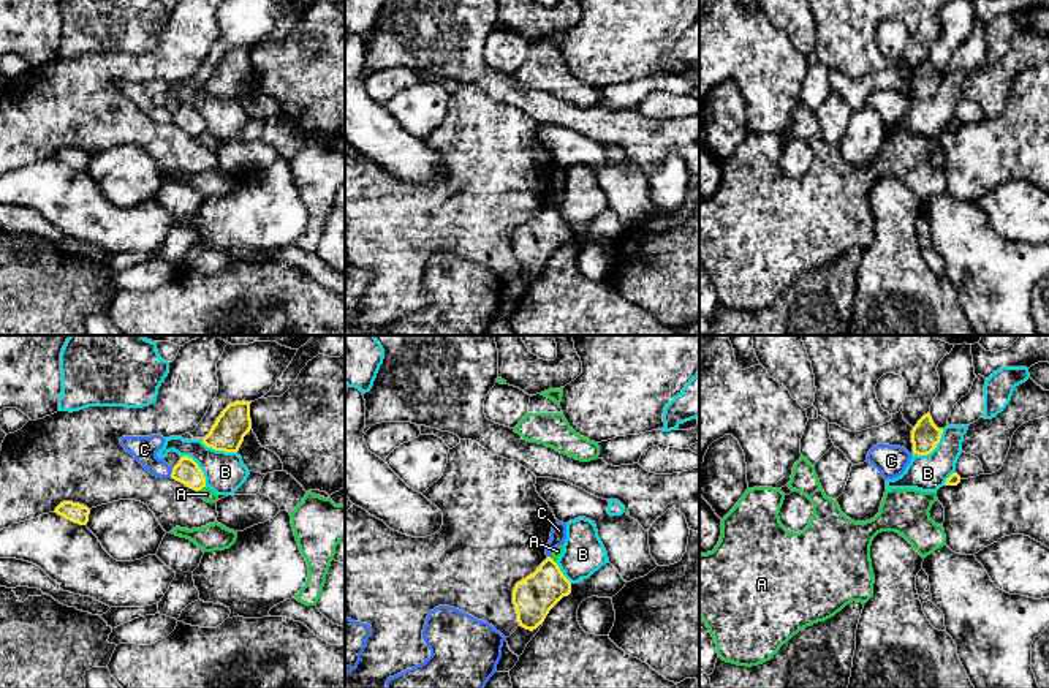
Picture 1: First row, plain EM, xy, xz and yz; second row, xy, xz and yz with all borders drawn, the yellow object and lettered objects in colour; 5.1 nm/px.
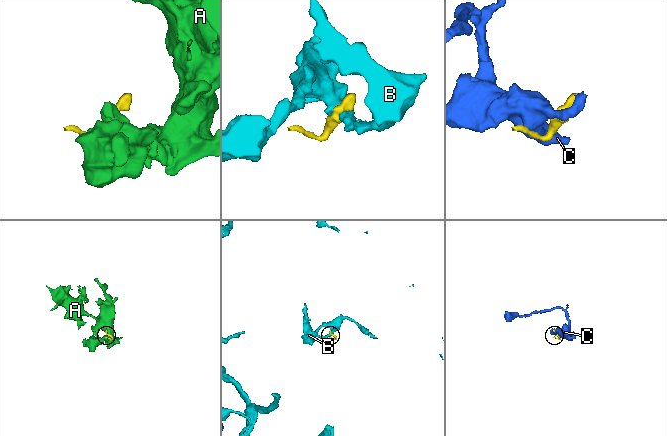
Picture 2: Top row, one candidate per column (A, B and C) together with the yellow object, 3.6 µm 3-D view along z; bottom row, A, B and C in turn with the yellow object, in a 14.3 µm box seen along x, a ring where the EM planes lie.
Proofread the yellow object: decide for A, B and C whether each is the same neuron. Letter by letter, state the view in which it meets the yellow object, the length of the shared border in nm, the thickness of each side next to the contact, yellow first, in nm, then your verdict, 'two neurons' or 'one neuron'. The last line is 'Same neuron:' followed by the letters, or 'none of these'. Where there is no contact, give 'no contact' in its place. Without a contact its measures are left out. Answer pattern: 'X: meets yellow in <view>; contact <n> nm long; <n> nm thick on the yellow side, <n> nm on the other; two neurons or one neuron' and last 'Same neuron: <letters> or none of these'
A: meets yellow in xy; contact 50 nm long; 130 nm thick on the yellow side, 70 nm on the other; two neurons
B: meets yellow in yz; contact 200 nm long; 150 nm thick on the yellow side, 190 nm on the other; two neurons
C: meets yellow in xy; contact 50 nm long; 130 nm thick on the yellow side, 130 nm on the other; two neurons
Same neuron: none of these

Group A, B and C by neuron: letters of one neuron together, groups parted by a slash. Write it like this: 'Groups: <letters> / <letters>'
Groups: A / B / C

